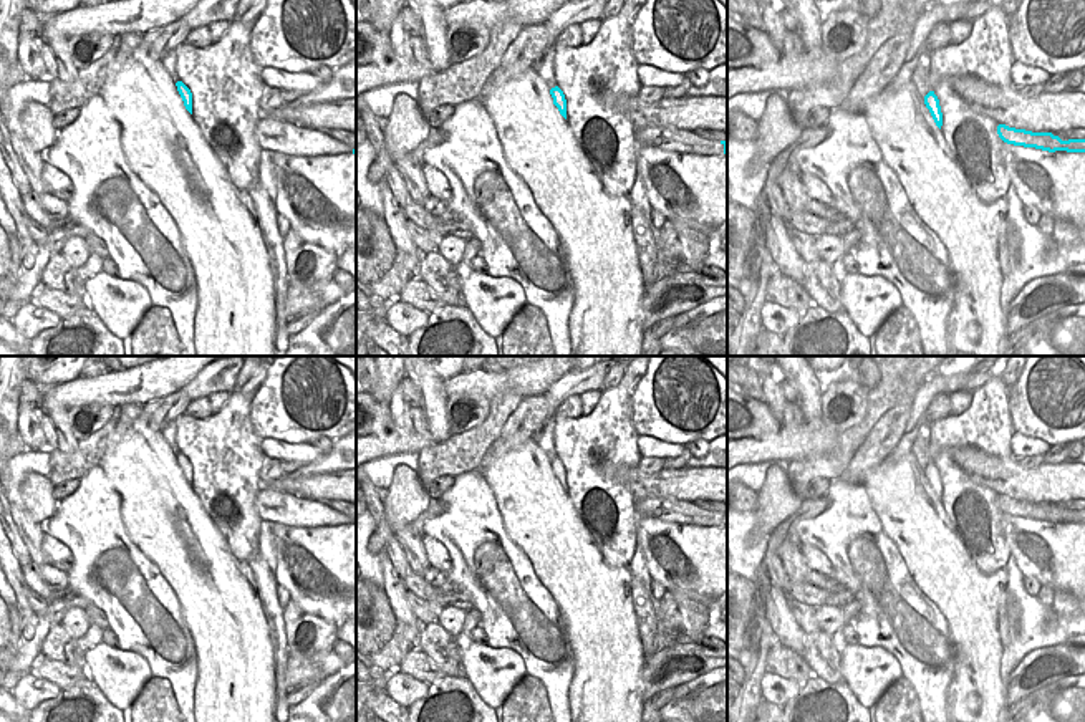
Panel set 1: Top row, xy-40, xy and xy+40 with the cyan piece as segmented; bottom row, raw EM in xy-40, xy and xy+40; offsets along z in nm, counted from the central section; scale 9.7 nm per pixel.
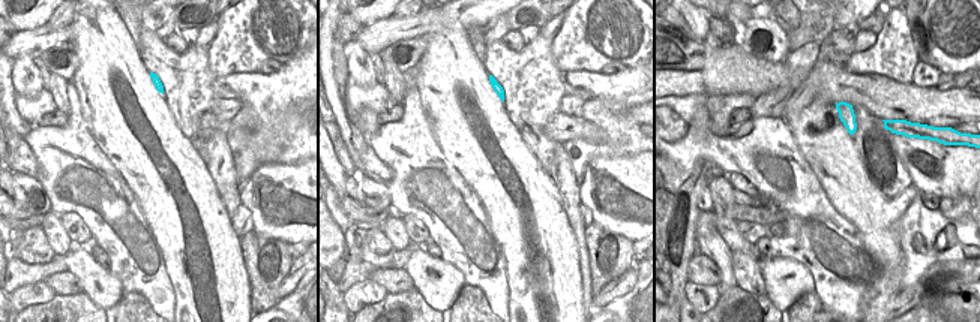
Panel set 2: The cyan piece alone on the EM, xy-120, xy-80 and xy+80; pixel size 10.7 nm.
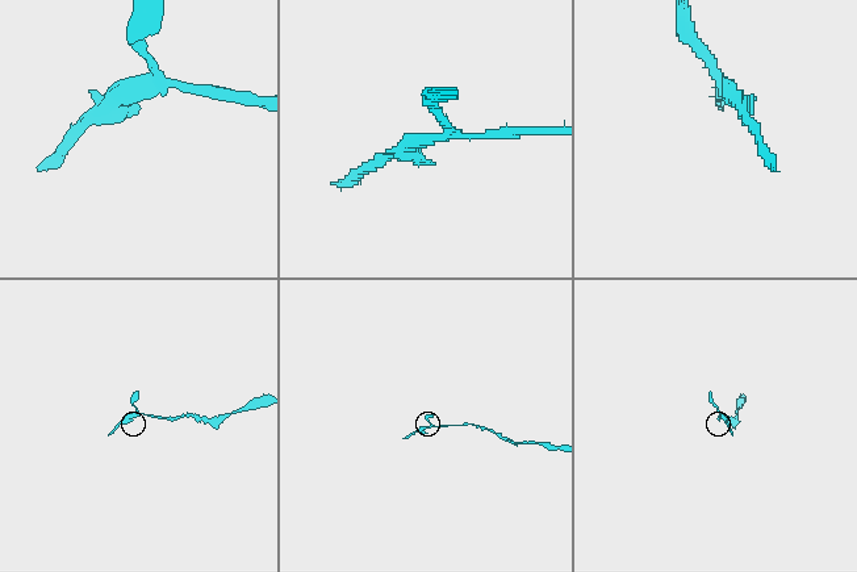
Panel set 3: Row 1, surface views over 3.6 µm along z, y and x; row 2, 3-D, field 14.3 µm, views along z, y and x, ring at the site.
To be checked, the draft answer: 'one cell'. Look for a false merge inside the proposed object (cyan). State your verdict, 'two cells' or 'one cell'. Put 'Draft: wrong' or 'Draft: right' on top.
Draft: right
one cell

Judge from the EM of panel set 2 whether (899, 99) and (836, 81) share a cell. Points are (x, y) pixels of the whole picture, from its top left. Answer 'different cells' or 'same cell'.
same cell

